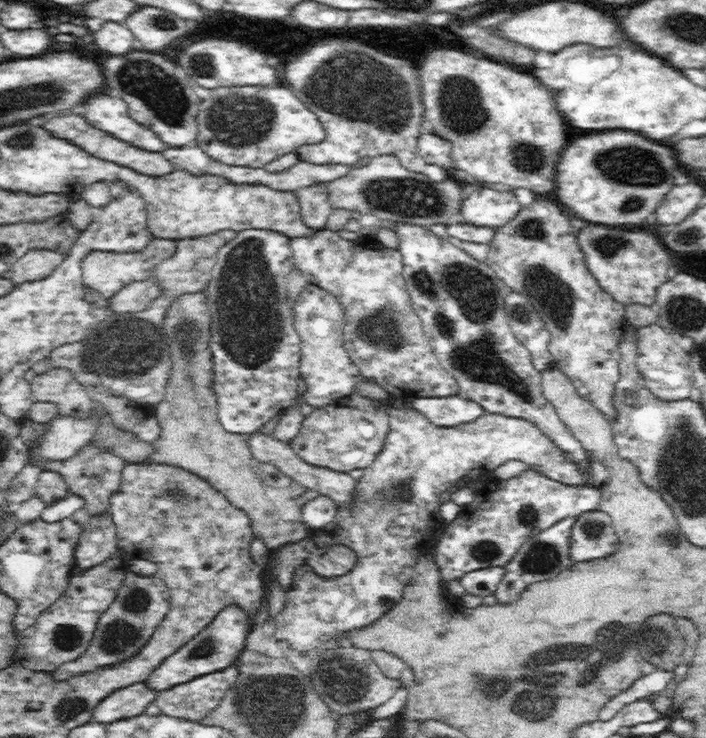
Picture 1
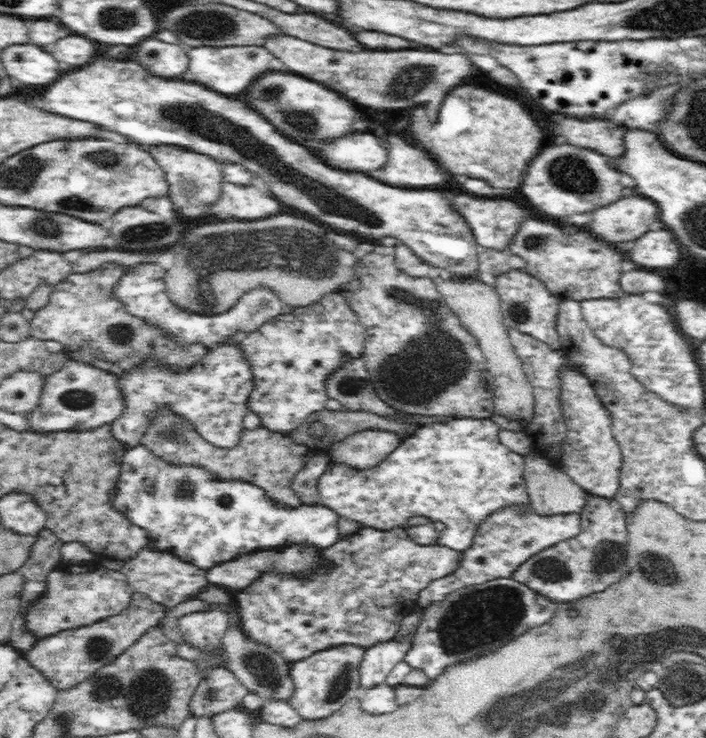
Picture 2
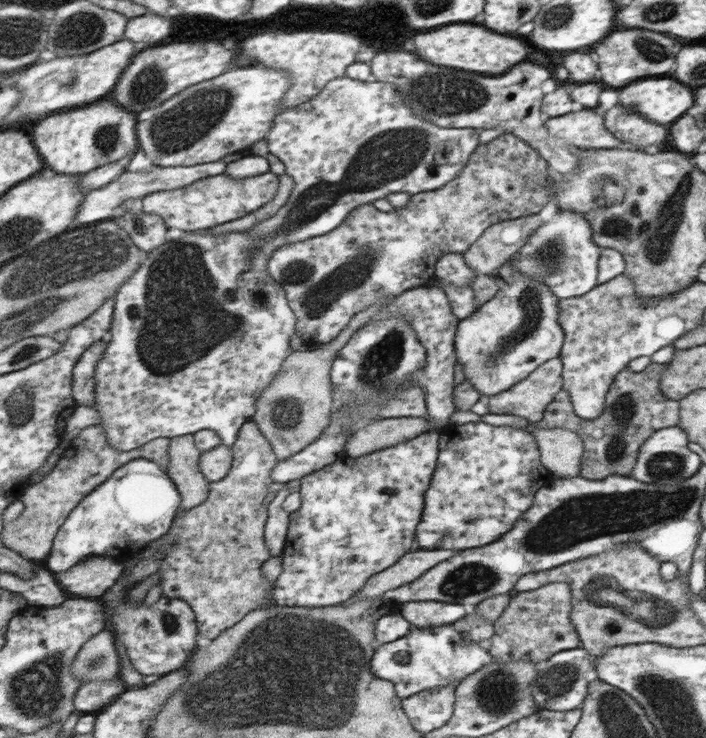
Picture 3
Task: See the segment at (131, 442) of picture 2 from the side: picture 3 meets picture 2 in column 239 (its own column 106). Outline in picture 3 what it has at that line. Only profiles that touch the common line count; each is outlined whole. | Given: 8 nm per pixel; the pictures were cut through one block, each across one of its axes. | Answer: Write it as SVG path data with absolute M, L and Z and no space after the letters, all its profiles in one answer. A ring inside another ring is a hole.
M347 76L332 80L322 91L313 97L313 100L291 109L282 110L276 118L269 137L267 138L269 152L278 156L286 164L286 173L293 176L296 182L295 190L289 202L273 216L255 224L247 232L229 232L229 234L205 234L205 231L183 231L173 234L161 247L163 248L163 264L159 260L161 249L155 249L149 256L147 262L143 262L140 270L120 288L115 296L115 310L112 328L108 335L108 348L105 349L104 357L97 365L97 405L95 408L103 416L103 426L108 435L108 442L117 450L129 452L135 450L147 442L156 438L182 437L188 434L194 435L201 430L215 430L223 439L223 445L234 448L237 437L244 424L256 416L257 400L260 400L261 393L276 380L277 373L284 368L285 360L291 355L292 338L296 332L297 317L296 311L288 303L286 292L269 292L269 280L272 276L268 272L269 259L281 246L291 243L305 241L309 238L320 237L331 233L338 226L348 220L349 213L361 205L369 205L374 200L386 198L391 193L427 193L430 190L440 189L447 185L453 178L459 176L468 164L469 154L475 150L477 136L473 129L453 129L437 127L433 122L425 118L419 118L413 114L413 110L401 98L401 94L395 90L393 84L385 82L361 82Z

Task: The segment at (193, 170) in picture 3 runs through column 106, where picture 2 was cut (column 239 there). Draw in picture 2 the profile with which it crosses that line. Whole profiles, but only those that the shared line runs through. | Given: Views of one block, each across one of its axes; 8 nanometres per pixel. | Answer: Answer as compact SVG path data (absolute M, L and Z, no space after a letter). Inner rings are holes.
M224 182L222 186L222 196L218 198L217 204L212 208L204 207L203 212L214 214L220 220L262 220L262 218L270 218L276 216L280 212L282 204L276 200L274 196L262 193L254 186L242 185Z

